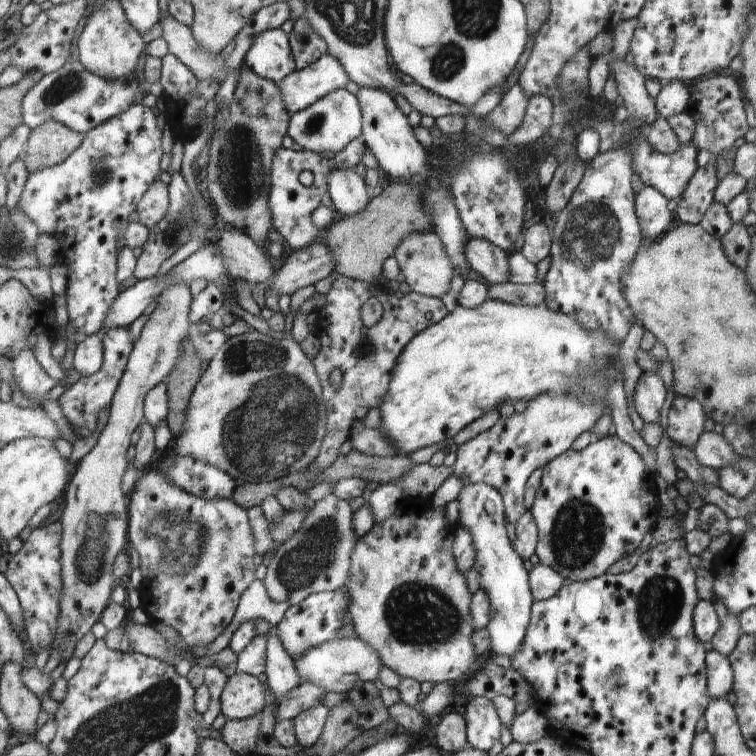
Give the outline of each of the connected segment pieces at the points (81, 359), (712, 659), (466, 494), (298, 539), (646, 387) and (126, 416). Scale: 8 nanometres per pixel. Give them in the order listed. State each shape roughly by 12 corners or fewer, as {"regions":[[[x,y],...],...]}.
{"regions":[[[90,334],[71,359],[83,377],[103,364],[101,334]],[[706,653],[710,698],[726,698],[733,687],[729,657]],[[493,485],[462,486],[491,654],[524,647],[535,600]],[[349,501],[315,502],[262,581],[297,605],[345,584],[359,539]],[[644,371],[634,390],[644,423],[660,420],[666,388],[656,373]],[[162,290],[62,518],[54,651],[101,620],[129,539],[122,492],[145,398],[189,338],[192,294]]]}

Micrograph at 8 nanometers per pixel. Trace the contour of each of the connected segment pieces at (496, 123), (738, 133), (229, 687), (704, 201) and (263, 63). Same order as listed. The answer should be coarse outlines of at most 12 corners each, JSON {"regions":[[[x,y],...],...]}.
{"regions":[[[514,84],[486,122],[506,136],[524,122],[529,95]],[[733,73],[688,86],[691,140],[713,156],[748,132]],[[238,672],[220,698],[226,719],[249,719],[264,708],[258,679]],[[712,160],[699,166],[675,216],[698,225],[715,202]],[[289,35],[257,36],[245,66],[280,84],[296,70]]]}

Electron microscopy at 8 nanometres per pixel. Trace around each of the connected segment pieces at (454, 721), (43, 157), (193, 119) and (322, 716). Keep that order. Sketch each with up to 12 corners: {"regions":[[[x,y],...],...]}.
{"regions":[[[448,709],[437,746],[453,753],[469,746],[464,712]],[[62,121],[33,129],[23,157],[34,174],[65,163],[85,134]],[[174,54],[161,58],[161,112],[185,143],[194,140],[198,96],[192,69]],[[329,708],[300,712],[294,722],[298,747],[311,747],[322,734]]]}

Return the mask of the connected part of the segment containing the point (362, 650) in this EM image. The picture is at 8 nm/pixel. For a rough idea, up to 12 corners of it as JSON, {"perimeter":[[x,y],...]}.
{"perimeter":[[361,637],[332,639],[293,660],[303,682],[348,693],[380,678]]}

